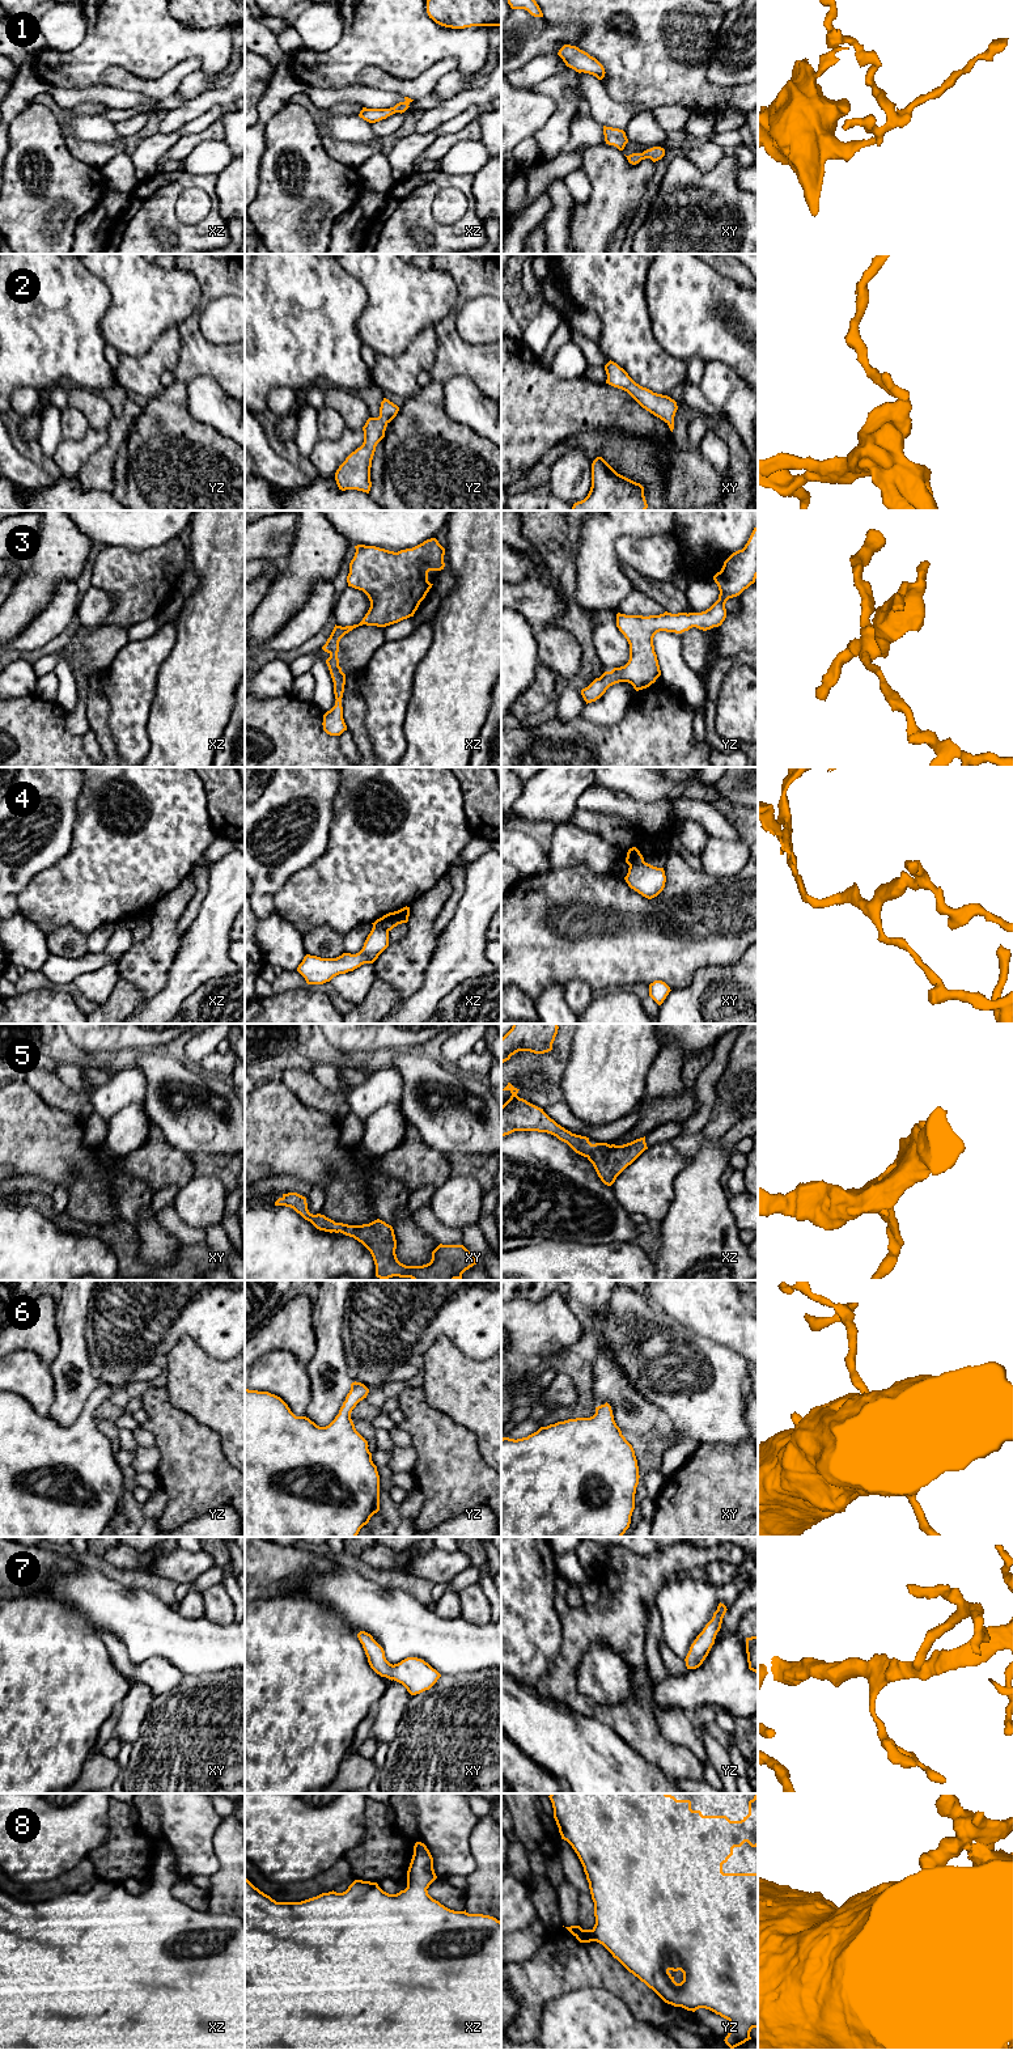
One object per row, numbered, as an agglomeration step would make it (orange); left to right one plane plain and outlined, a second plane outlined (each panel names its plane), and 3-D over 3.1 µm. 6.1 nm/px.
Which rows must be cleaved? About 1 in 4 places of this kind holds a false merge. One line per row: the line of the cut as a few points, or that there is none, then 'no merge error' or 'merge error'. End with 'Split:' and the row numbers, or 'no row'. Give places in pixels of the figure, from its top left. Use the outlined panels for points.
1: no cut | no merge error
2: no cut | no merge error
3: no cut | no merge error
4: xz (373, 926), (388, 931) | merge error
5: no cut | no merge error
6: no cut | no merge error
7: no cut | no merge error
8: no cut | no merge error
Split: 4

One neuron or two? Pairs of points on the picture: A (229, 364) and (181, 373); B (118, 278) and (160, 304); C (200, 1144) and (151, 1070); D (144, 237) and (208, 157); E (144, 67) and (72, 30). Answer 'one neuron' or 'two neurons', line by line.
A: one neuron
B: one neuron
C: one neuron
D: two neurons
E: two neurons

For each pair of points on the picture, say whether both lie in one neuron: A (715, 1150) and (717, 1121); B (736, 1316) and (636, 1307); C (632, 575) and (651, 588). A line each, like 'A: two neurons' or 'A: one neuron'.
A: two neurons
B: two neurons
C: one neuron

